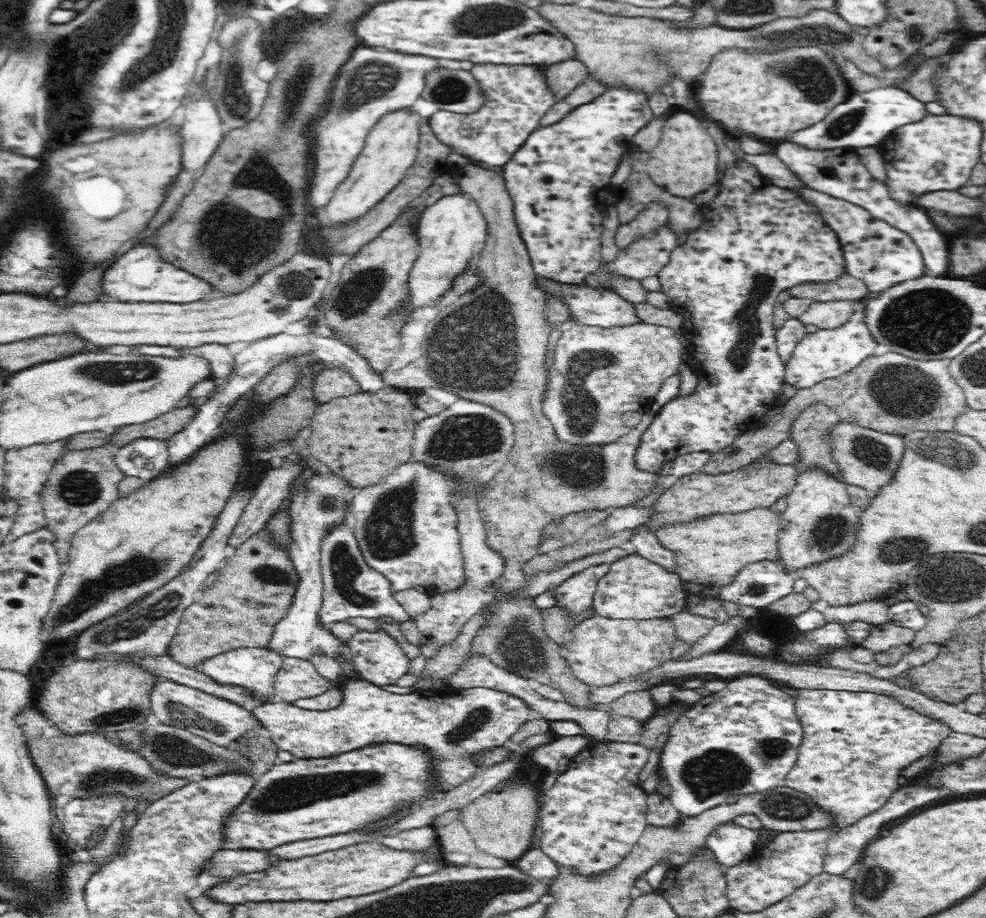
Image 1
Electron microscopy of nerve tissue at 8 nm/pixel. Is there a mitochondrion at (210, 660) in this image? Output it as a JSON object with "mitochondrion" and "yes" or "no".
{"mitochondrion":"no"}

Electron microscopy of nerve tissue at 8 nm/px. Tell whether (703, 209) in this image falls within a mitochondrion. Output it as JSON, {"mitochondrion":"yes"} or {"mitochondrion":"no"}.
{"mitochondrion":"no"}

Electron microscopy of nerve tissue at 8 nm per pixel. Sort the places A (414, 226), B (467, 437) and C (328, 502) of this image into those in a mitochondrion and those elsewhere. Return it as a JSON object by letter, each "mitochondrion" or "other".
{"A":"other","B":"mitochondrion","C":"mitochondrion"}

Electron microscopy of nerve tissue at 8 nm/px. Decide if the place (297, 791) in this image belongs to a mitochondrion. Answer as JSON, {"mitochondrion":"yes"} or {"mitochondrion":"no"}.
{"mitochondrion":"yes"}

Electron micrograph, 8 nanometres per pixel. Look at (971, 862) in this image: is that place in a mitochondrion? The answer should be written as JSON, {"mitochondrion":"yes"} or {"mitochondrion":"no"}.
{"mitochondrion":"no"}

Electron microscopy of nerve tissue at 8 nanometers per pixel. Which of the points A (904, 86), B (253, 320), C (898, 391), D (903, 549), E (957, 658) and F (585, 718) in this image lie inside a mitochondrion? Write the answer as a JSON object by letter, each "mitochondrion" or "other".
{"A":"other","B":"other","C":"mitochondrion","D":"mitochondrion","E":"other","F":"other"}

